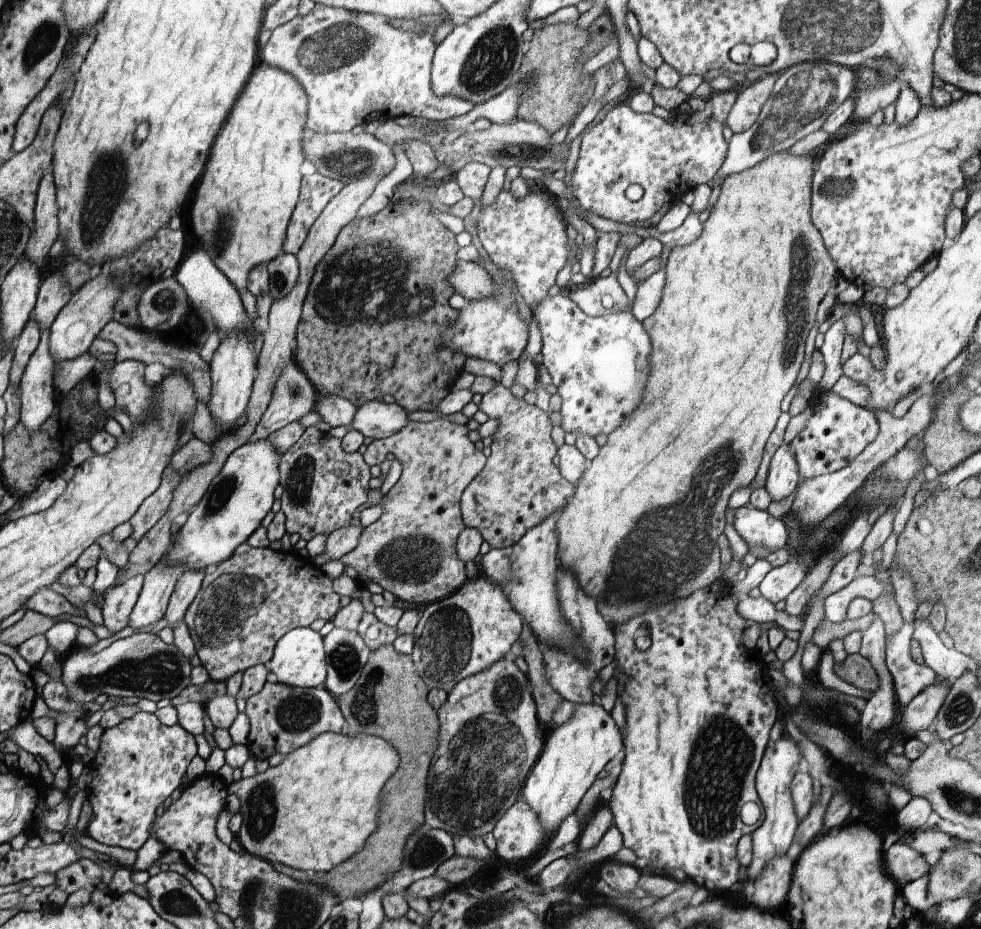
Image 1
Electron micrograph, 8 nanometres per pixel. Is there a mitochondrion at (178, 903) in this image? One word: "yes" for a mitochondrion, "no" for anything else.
yes

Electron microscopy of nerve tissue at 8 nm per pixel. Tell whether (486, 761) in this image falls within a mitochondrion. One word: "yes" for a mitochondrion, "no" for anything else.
yes

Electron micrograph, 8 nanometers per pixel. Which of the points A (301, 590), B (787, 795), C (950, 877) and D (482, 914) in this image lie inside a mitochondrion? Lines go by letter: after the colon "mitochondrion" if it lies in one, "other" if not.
A: other
B: other
C: mitochondrion
D: mitochondrion

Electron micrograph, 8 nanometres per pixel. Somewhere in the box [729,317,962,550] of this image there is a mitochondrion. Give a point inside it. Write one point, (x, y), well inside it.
(944, 401)

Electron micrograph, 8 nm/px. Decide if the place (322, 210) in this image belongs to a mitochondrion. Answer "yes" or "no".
no

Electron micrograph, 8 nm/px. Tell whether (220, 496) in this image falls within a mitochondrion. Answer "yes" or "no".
yes

